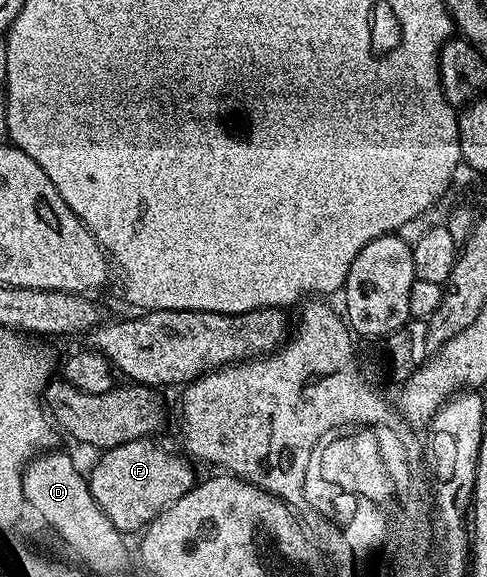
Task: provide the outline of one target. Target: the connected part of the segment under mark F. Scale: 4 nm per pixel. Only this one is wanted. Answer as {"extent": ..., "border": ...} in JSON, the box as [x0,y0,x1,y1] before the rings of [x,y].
{"extent":[88,439,193,535],"border":[[[138,439],[102,452],[93,470],[88,470],[91,495],[111,524],[117,526],[122,534],[129,535],[132,529],[144,530],[164,509],[175,504],[193,488],[193,469],[188,465],[190,462],[178,453],[160,449],[153,439]]]}

